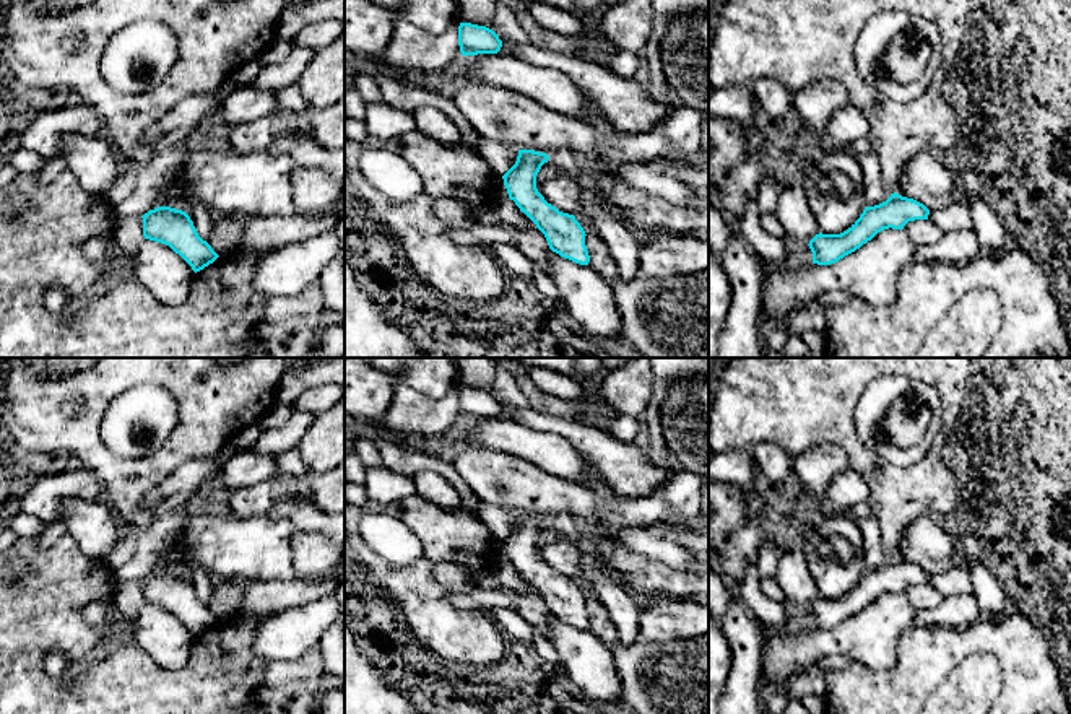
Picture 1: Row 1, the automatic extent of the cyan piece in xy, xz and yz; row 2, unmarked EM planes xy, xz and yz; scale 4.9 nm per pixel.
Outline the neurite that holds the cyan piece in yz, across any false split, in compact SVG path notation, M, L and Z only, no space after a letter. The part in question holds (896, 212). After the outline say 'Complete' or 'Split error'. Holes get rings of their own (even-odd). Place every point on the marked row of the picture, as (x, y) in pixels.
M899 194L874 207L866 207L860 218L840 234L816 234L809 241L813 263L830 265L855 252L882 229L904 229L908 221L928 220L930 210Z. Complete

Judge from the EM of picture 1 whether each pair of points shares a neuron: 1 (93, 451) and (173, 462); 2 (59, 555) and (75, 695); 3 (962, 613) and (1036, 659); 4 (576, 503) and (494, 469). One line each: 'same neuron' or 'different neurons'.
1: same neuron
2: same neuron
3: different neurons
4: same neuron

